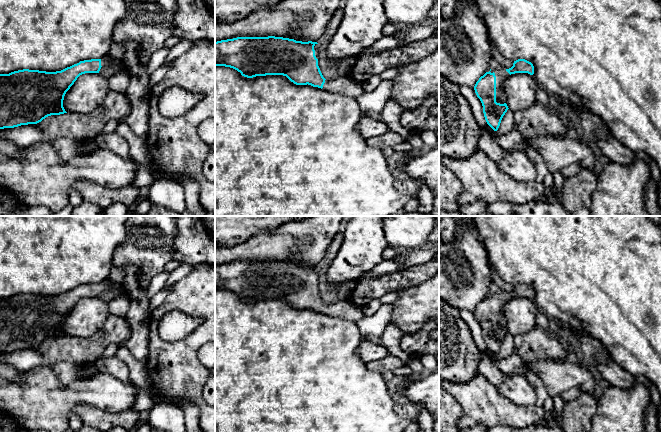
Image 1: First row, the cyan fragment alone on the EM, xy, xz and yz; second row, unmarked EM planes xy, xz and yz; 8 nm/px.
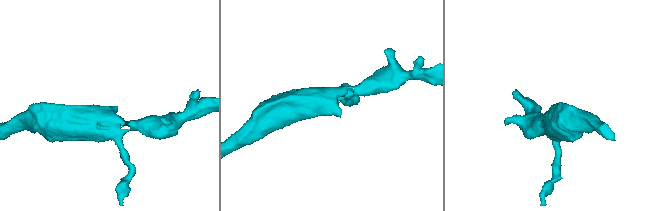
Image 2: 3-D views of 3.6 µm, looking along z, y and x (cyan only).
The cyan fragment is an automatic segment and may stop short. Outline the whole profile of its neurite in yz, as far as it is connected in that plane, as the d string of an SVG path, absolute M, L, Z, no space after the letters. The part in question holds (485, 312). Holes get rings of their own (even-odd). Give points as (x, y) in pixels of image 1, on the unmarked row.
M525 283L514 285L509 293L492 290L490 295L481 300L474 310L475 317L483 330L485 344L494 355L498 354L503 340L509 333L502 316L502 306L506 301L515 297L533 299L534 290Z

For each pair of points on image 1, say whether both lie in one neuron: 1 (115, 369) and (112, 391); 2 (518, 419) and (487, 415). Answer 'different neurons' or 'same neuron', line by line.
1: different neurons
2: same neuron

